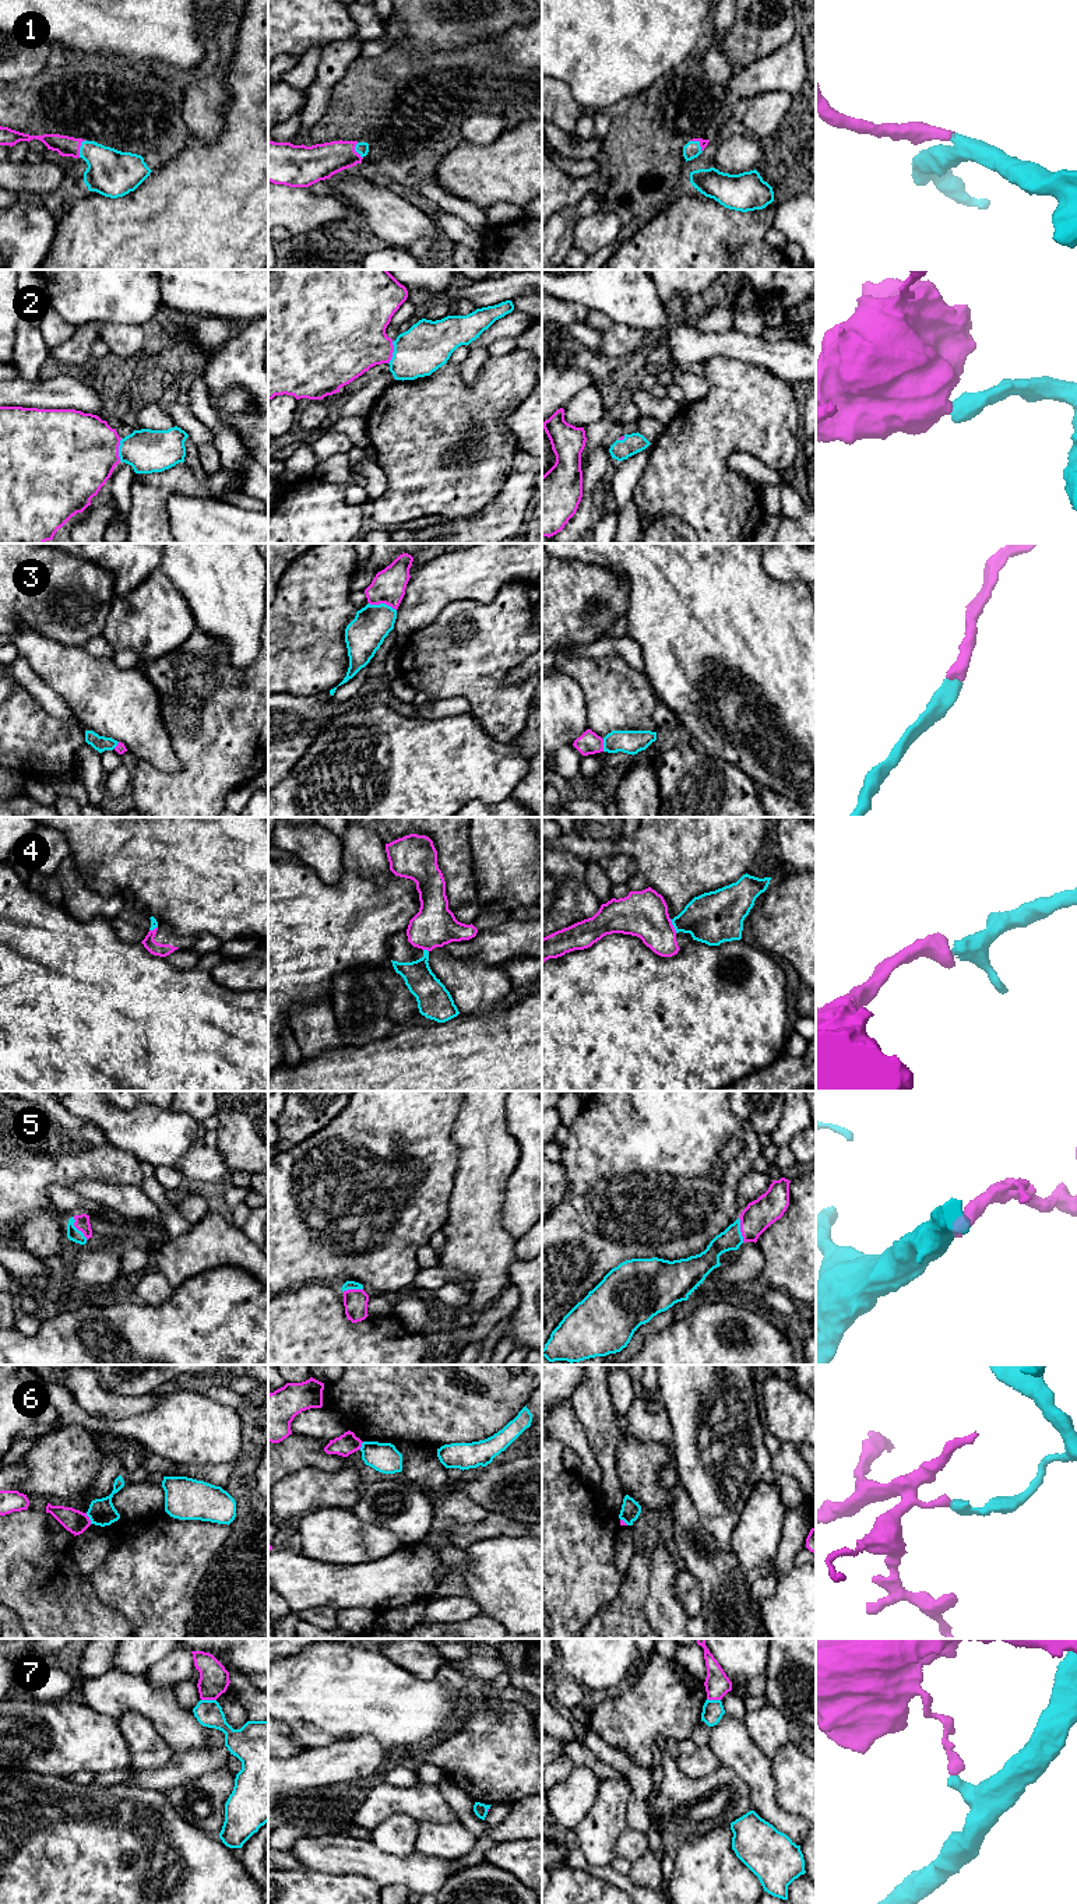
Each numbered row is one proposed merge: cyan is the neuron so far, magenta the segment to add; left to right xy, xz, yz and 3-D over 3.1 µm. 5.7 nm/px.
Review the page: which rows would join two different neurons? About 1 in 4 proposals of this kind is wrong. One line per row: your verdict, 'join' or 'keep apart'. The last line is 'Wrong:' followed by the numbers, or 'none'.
1: join
2: join
3: join
4: keep apart
5: join
6: keep apart
7: keep apart
Wrong: 4, 6, 7

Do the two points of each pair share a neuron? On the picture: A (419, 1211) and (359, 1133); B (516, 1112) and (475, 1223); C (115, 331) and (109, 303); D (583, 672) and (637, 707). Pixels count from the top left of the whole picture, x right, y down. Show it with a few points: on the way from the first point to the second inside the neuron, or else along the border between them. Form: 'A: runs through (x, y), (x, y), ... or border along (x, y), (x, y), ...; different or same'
A: runs through (425, 1182), (430, 1167), (397, 1139), (389, 1137); same
B: border along (504, 1105), (509, 1132), (518, 1146), (517, 1162); different
C: border along (104, 321), (138, 324), (141, 327); different
D: runs through (597, 678), (606, 682), (623, 699); same

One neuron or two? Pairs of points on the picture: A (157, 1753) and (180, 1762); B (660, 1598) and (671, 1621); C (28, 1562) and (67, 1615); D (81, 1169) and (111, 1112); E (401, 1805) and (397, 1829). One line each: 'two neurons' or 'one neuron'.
A: two neurons
B: one neuron
C: one neuron
D: two neurons
E: two neurons

